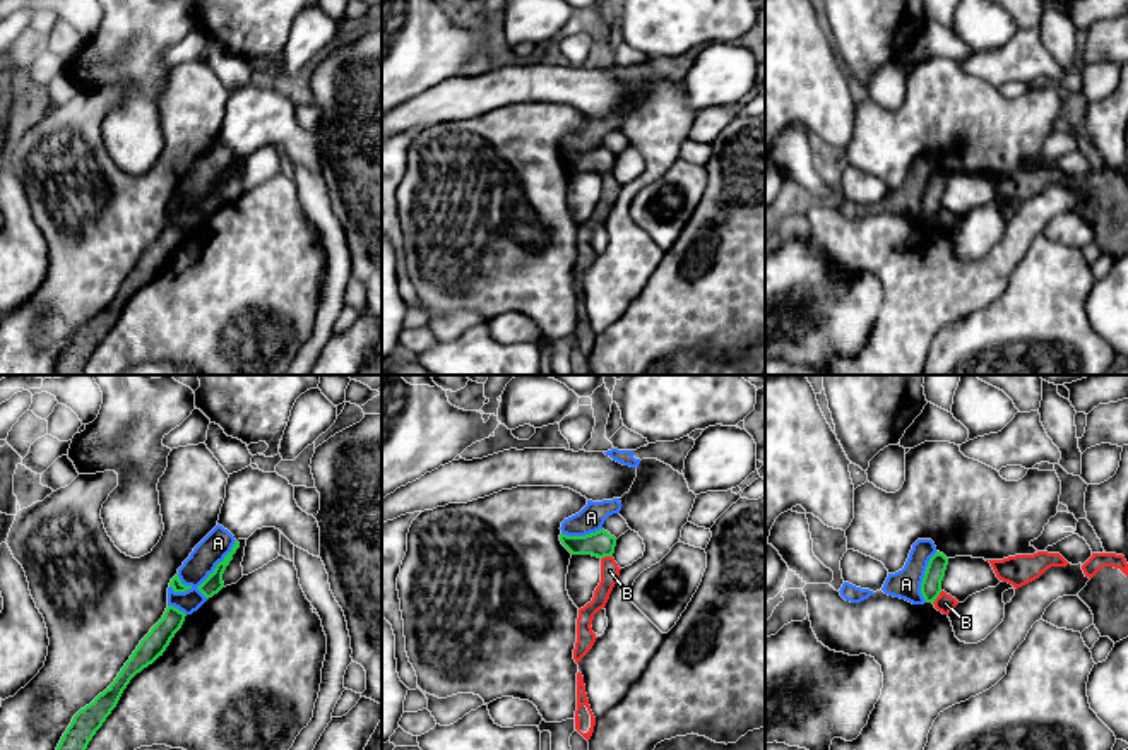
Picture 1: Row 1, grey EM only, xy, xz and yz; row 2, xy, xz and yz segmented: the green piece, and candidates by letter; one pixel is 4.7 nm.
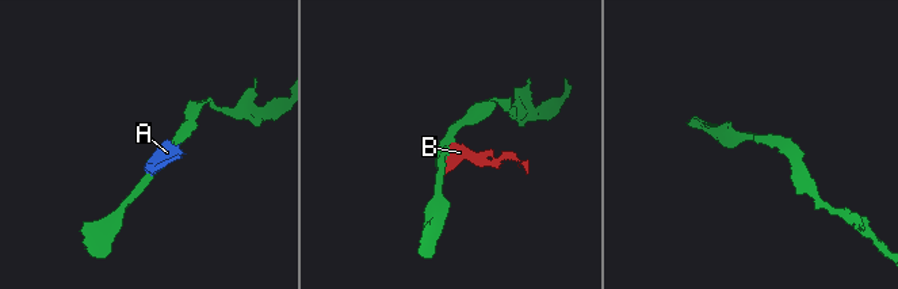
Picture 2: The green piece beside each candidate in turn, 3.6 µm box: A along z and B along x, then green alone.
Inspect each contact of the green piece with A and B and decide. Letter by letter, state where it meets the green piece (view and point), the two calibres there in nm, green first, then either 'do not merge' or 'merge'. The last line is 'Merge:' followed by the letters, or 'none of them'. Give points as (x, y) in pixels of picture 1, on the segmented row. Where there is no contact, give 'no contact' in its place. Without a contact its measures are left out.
A: meets green in xy at (214, 569); 90 nm thick on the green side, 140 nm on the other; do not merge
B: meets green in yz at (937, 596); 100 nm thick on the green side, 90 nm on the other; do not merge
Merge: none of them

